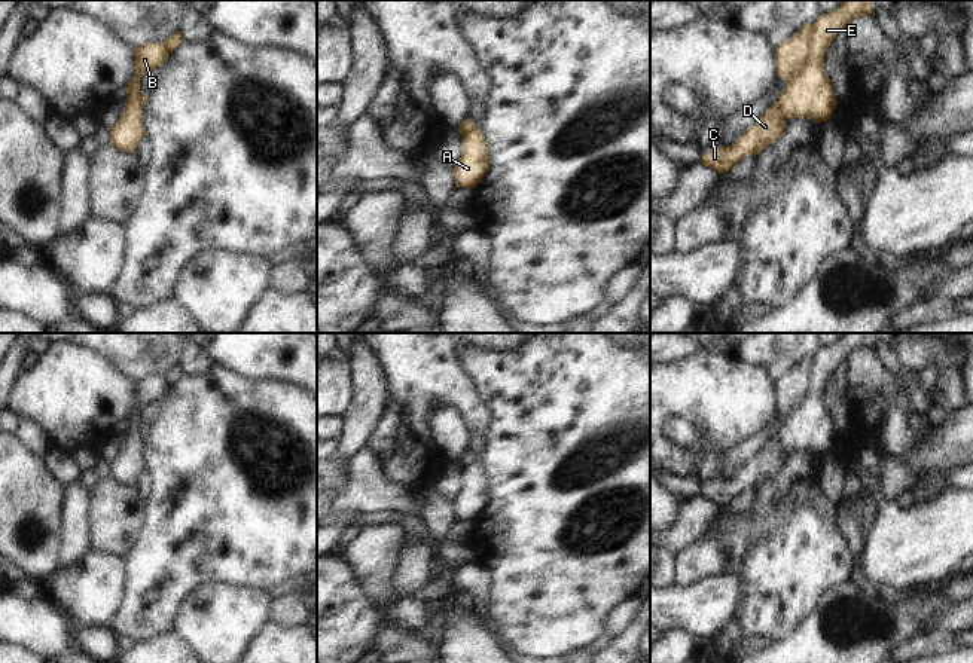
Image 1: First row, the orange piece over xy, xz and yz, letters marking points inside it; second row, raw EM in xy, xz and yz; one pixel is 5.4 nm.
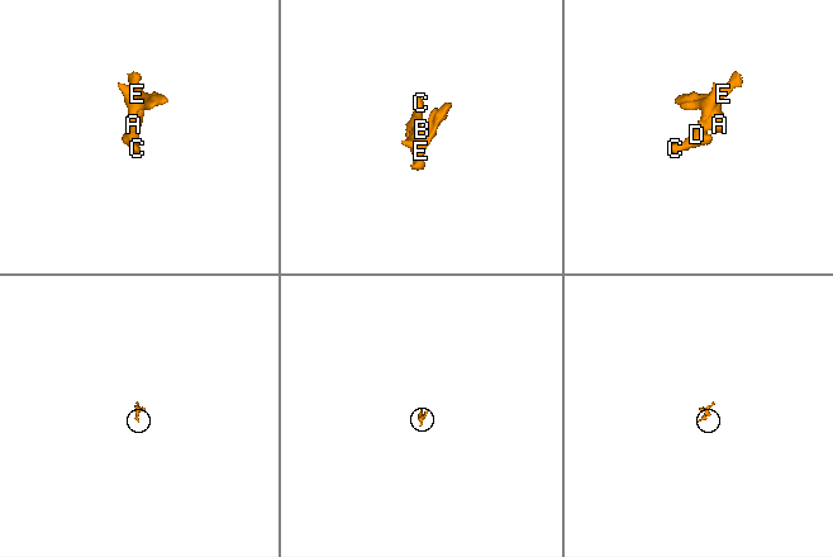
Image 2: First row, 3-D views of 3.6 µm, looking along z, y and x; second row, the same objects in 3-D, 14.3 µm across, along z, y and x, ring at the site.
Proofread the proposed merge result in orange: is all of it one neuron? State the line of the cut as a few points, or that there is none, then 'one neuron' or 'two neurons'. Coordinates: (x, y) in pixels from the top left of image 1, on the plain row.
cut yz (814, 357), (810, 366), (808, 391), (786, 419); two neurons

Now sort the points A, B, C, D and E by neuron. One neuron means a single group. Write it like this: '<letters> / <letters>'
A E / B C D

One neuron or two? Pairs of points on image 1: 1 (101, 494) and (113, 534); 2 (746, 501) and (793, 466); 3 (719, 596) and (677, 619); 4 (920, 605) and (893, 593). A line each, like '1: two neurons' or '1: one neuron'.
1: one neuron
2: one neuron
3: one neuron
4: two neurons

